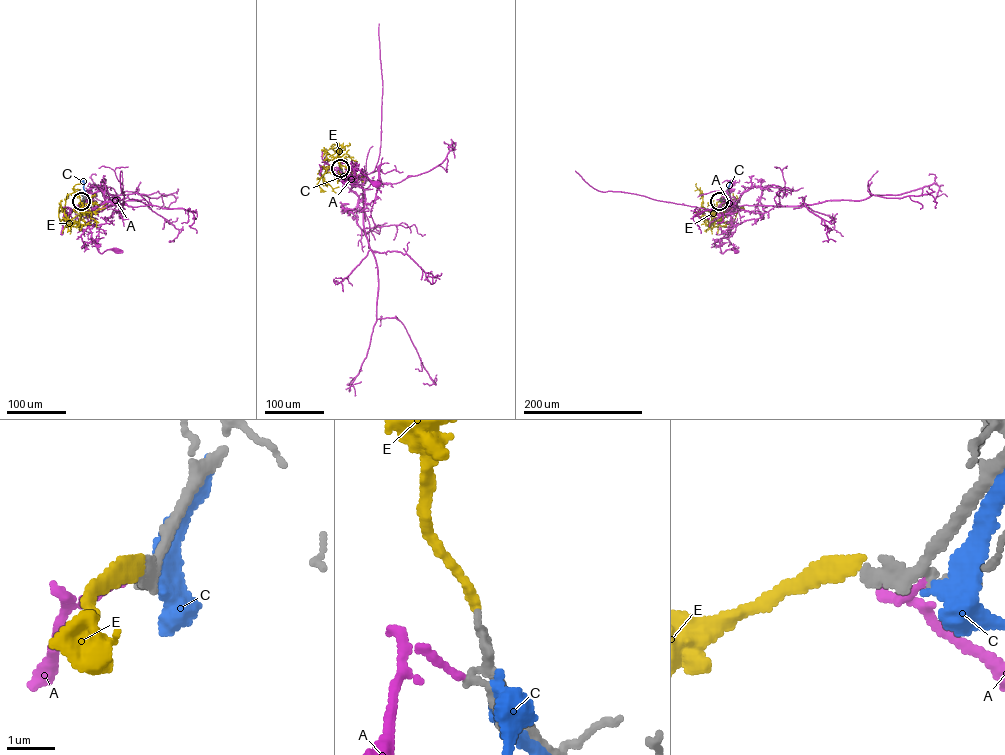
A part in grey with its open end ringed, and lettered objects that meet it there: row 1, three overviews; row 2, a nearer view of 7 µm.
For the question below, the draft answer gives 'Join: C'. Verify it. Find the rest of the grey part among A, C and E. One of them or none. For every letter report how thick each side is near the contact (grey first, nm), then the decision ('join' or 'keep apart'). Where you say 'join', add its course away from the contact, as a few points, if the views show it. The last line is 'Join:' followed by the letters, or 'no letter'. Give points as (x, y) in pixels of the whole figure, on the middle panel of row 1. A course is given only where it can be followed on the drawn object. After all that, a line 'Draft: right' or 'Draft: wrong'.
A: 190/140 nm | keep apart
C: 150/440 nm | keep apart
E: 240/240 nm | join | via (340, 168), (337, 161), (326, 167), (317, 184), (325, 191)
Join: E
Draft: wrong

